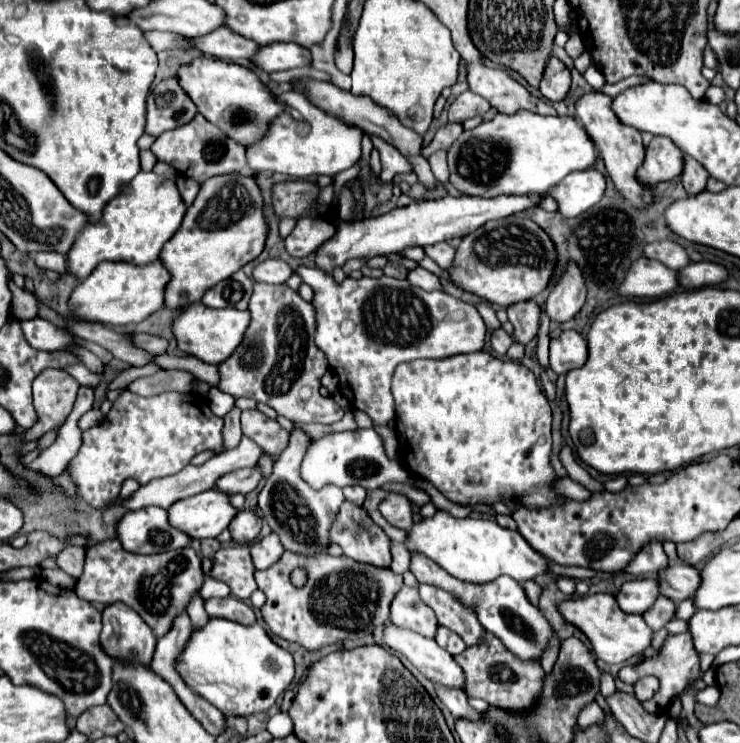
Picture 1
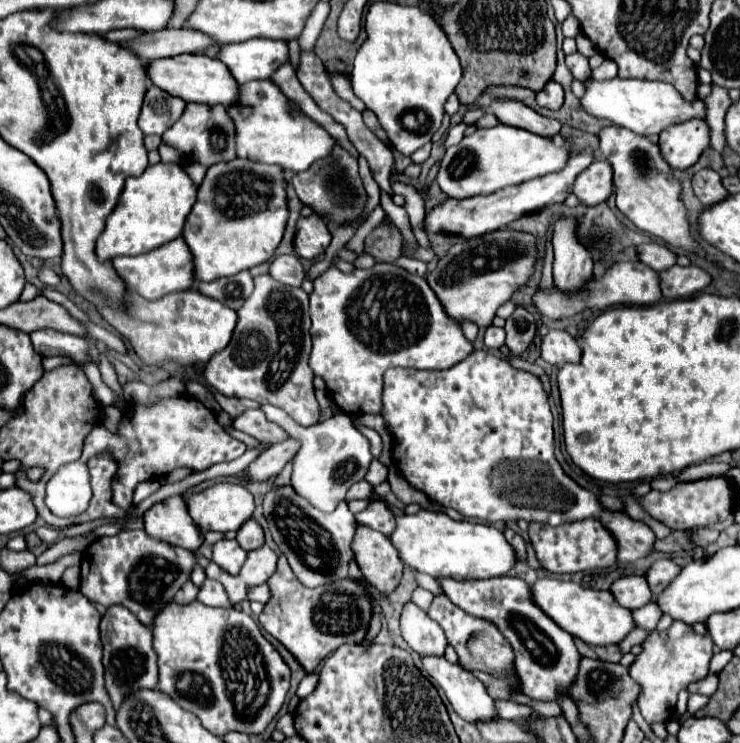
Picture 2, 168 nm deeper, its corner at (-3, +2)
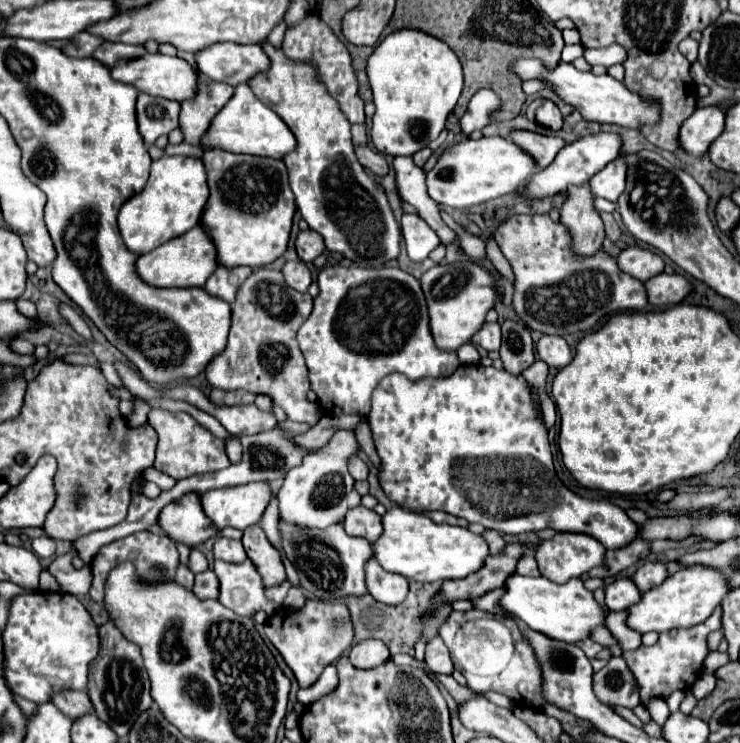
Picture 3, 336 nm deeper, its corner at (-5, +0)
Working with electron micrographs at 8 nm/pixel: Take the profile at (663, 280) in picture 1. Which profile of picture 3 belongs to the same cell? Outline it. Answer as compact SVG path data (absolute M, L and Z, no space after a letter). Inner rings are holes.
M546 214L510 216L498 226L494 240L512 264L516 276L512 308L530 330L566 336L576 330L594 328L606 314L620 310L640 312L648 308L644 282L622 272L604 250L596 252L594 258L574 258L568 230L560 222L552 222Z

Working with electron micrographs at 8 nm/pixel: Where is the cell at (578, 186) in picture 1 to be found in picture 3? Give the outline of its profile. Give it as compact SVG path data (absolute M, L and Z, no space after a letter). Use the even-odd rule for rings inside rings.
M616 158L590 178L590 190L594 196L616 202L618 196L624 192L624 180L626 180L626 164L622 164L622 160Z

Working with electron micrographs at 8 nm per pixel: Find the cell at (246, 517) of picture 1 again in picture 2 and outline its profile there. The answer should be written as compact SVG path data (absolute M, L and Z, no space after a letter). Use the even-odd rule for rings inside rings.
M250 518L248 522L244 522L244 526L238 530L238 536L236 536L238 544L244 548L244 550L256 550L260 546L264 546L264 530L262 526Z

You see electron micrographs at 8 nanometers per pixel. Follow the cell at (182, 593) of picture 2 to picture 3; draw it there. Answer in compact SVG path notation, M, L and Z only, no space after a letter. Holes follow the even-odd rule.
M180 564L180 568L178 568L178 576L176 576L176 582L178 582L180 586L192 590L192 586L194 586L194 574L192 574L186 566Z

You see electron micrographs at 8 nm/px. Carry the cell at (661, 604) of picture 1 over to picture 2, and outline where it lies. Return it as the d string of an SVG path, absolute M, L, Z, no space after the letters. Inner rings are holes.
M650 602L644 608L636 608L632 612L632 618L636 622L636 628L642 628L642 630L648 630L648 632L656 630L656 624L658 624L660 616L662 616L662 612L658 610L658 604L656 602Z

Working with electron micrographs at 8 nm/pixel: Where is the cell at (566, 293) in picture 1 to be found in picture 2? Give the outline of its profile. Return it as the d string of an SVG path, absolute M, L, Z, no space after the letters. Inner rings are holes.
M562 216L554 224L554 284L560 290L576 292L592 274L592 254L580 246L580 238L576 238L576 222L574 216Z

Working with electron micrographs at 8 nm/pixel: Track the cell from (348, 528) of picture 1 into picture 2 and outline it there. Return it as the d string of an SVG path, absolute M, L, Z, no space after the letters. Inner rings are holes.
M358 526L352 550L366 582L384 596L392 594L400 584L404 566L388 536L378 534L368 526Z

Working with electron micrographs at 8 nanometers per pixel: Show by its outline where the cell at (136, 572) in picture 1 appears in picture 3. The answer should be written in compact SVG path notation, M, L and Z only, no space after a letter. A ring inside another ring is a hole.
M136 532L136 534L130 534L126 538L120 538L120 540L114 540L112 544L106 544L94 558L92 558L92 564L90 564L90 570L92 570L92 586L90 586L90 592L88 596L102 604L104 606L104 586L106 586L106 576L110 574L112 568L116 568L118 564L124 564L124 562L132 562L134 568L136 568L136 576L146 582L146 584L164 584L164 582L170 582L174 580L176 576L176 570L178 570L178 550L176 550L176 544L164 536L164 534L152 534L152 532Z

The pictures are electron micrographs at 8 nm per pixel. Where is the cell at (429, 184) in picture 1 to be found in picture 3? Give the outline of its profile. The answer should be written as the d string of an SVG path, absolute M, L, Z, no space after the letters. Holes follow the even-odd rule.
M400 28L388 34L368 58L366 74L376 106L370 138L380 152L392 156L412 156L436 140L462 92L458 56L448 44L416 28Z

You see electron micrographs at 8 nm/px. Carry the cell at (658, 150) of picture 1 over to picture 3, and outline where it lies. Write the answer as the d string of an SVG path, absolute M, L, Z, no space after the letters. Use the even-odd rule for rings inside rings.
M722 106L698 108L680 128L678 144L690 156L704 156L712 144L712 140L724 130L724 114Z

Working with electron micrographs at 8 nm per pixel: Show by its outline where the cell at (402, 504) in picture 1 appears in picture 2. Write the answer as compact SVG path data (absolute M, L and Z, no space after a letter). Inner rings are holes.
M370 502L366 510L356 514L356 522L362 526L370 526L372 530L382 532L384 536L390 536L396 526L394 514L384 506L384 502Z

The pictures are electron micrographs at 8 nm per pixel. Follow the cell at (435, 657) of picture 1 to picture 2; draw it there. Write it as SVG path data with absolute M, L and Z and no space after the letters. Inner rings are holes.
M426 656L422 662L430 678L438 682L454 712L462 720L470 724L500 720L494 708L494 700L488 696L484 684L472 672L460 668L458 664L450 664L446 658Z

